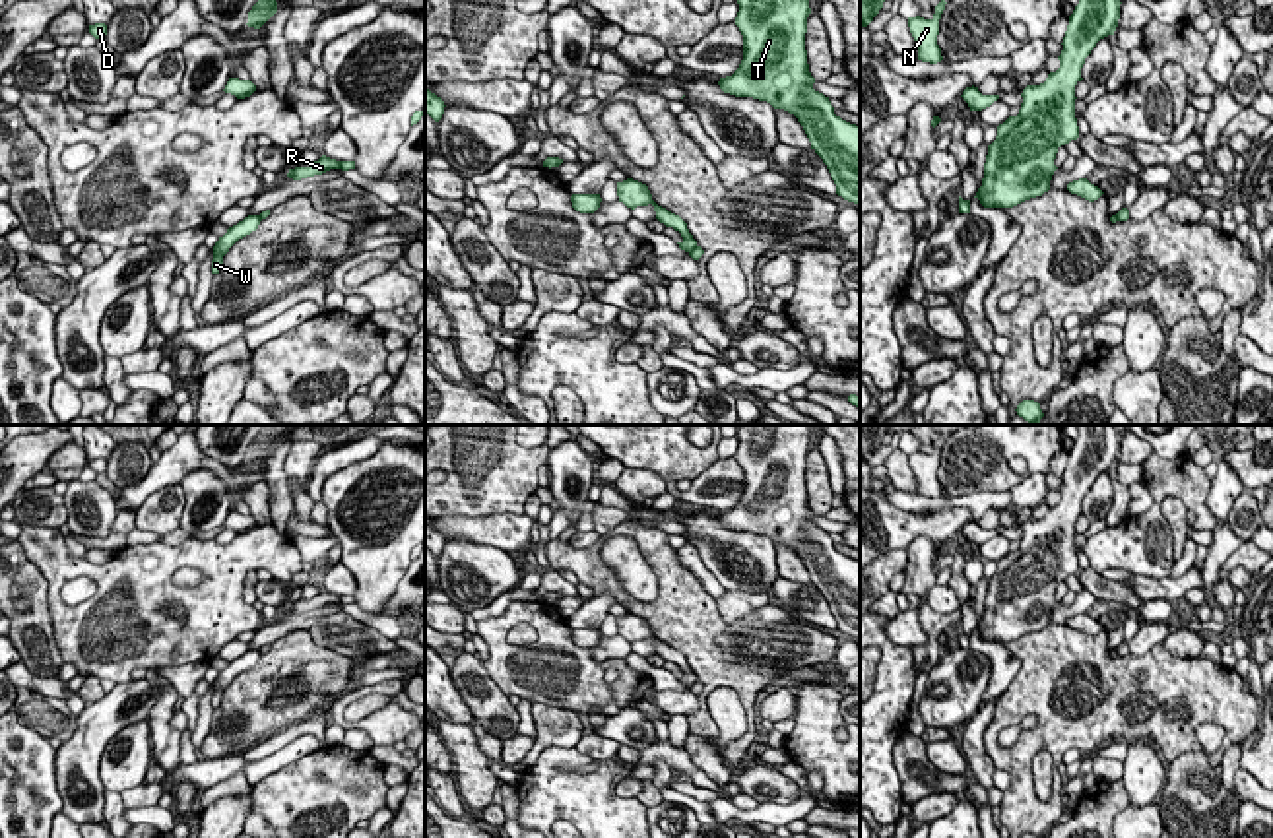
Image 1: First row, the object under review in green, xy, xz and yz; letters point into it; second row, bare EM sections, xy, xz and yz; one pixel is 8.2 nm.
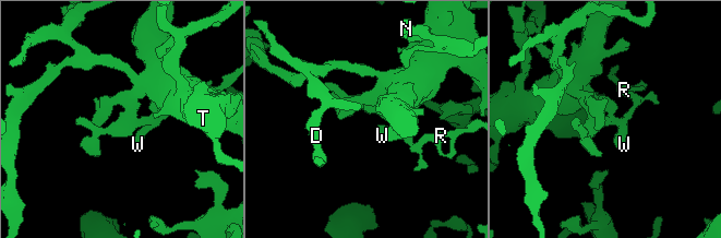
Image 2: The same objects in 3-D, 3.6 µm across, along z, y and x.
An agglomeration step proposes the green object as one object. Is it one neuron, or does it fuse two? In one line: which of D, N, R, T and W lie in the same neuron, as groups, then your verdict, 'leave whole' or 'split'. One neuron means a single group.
groups D N T W / R; split

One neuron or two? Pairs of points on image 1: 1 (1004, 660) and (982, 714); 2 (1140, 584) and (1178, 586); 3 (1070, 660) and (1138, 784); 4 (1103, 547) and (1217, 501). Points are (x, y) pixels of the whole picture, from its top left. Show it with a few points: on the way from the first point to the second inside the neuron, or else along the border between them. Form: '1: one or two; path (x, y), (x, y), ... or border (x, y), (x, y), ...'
1: two; border (998, 695), (982, 703)
2: one; path (1149, 588), (1169, 588)
3: two; border (1147, 740), (1126, 743)
4: two; border (1209, 480), (1206, 507), (1217, 522)

